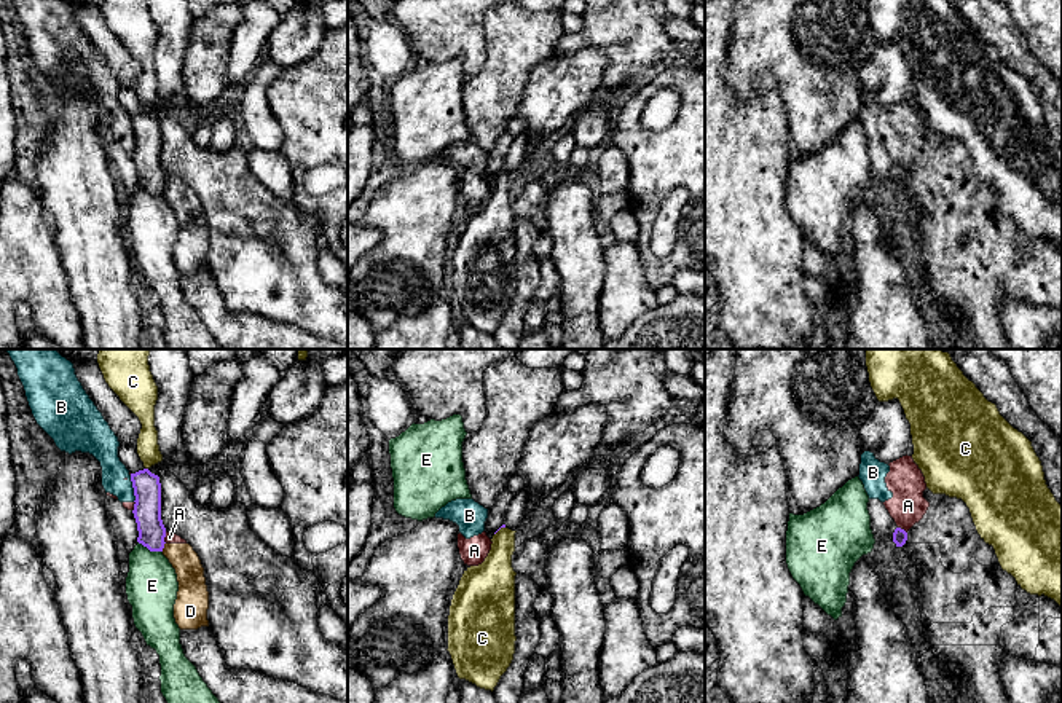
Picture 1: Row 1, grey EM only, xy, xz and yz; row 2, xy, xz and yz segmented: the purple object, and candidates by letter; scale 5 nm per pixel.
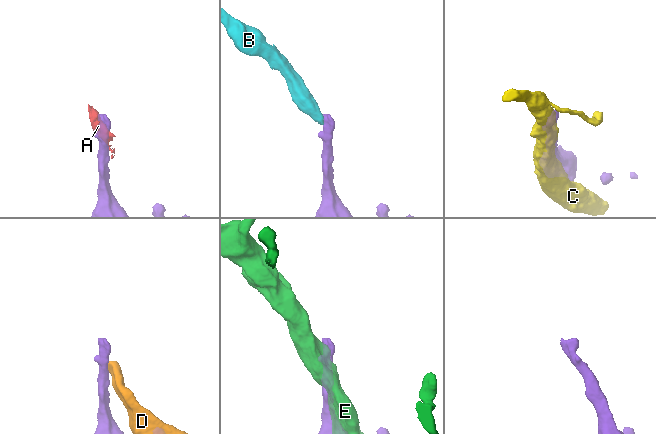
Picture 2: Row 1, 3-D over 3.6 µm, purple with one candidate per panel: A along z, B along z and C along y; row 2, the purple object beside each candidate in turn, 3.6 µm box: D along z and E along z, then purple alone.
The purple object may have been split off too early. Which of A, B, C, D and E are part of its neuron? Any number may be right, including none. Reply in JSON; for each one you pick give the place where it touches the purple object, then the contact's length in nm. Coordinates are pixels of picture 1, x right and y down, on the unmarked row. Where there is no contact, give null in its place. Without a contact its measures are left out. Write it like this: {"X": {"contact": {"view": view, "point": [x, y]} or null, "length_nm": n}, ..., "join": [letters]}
{"join": []}

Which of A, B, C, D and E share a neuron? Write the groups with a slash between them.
A B D / C / E

